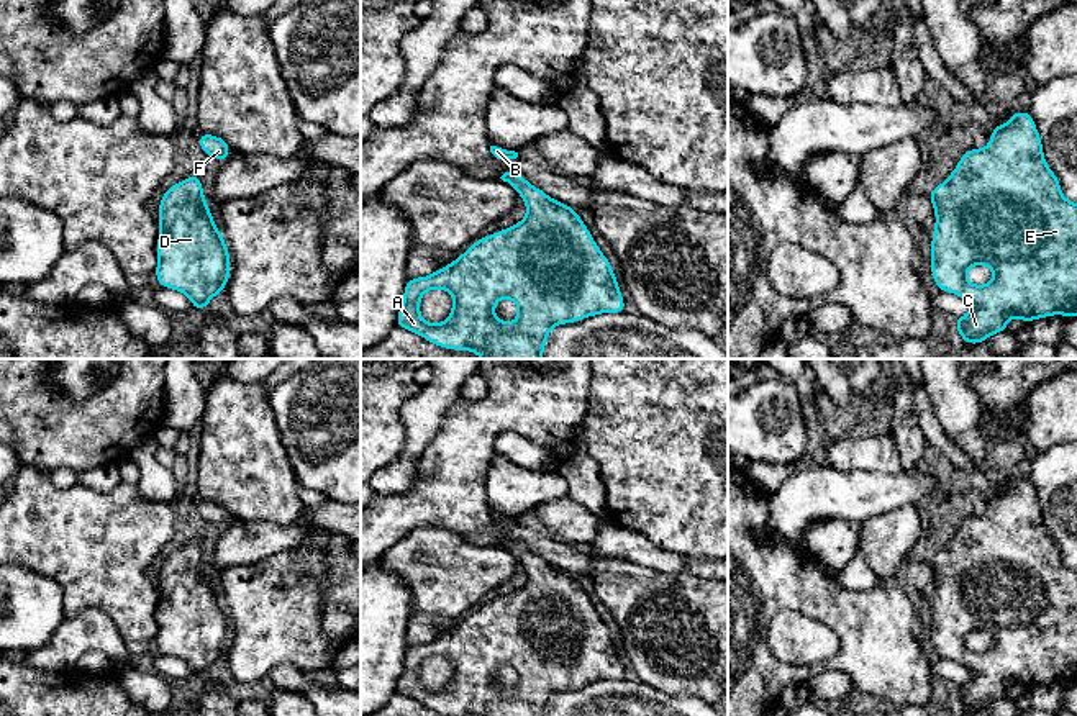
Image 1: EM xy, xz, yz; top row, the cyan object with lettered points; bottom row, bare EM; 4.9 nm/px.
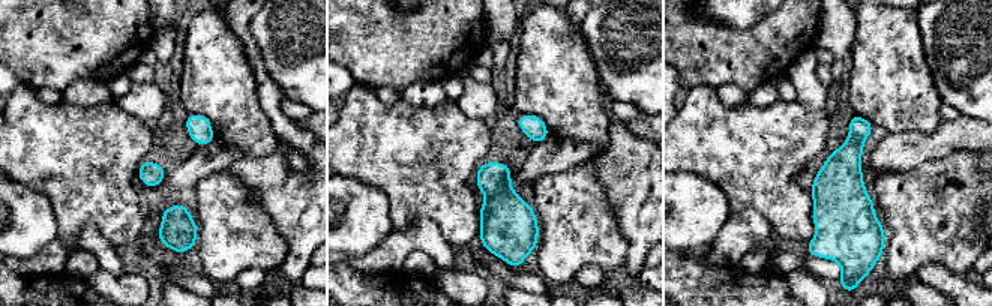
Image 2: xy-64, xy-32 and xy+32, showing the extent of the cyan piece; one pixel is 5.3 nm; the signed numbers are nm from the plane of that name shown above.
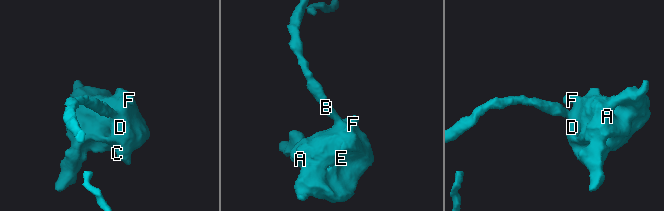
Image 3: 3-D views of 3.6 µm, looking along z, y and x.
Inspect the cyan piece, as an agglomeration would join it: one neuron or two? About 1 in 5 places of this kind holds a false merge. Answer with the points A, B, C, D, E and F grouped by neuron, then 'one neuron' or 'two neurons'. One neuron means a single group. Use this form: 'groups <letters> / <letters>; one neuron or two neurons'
groups A B C D E F; one neuron

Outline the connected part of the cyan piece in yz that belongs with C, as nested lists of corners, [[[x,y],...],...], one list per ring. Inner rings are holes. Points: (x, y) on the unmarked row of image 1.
[[[1013,478],[1008,492],[995,492],[990,511],[964,518],[946,549],[926,562],[934,575],[936,591],[931,605],[931,642],[939,659],[959,662],[974,677],[954,685],[962,709],[982,711],[987,705],[1008,698],[1007,687],[1031,690],[1052,682],[1077,683],[1077,570],[1061,560],[1056,541],[1047,534],[1039,498],[1029,478]],[[969,632],[987,632],[993,647],[972,652]]]

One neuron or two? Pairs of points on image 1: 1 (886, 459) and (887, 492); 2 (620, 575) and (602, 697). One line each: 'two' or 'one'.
1: two
2: two

